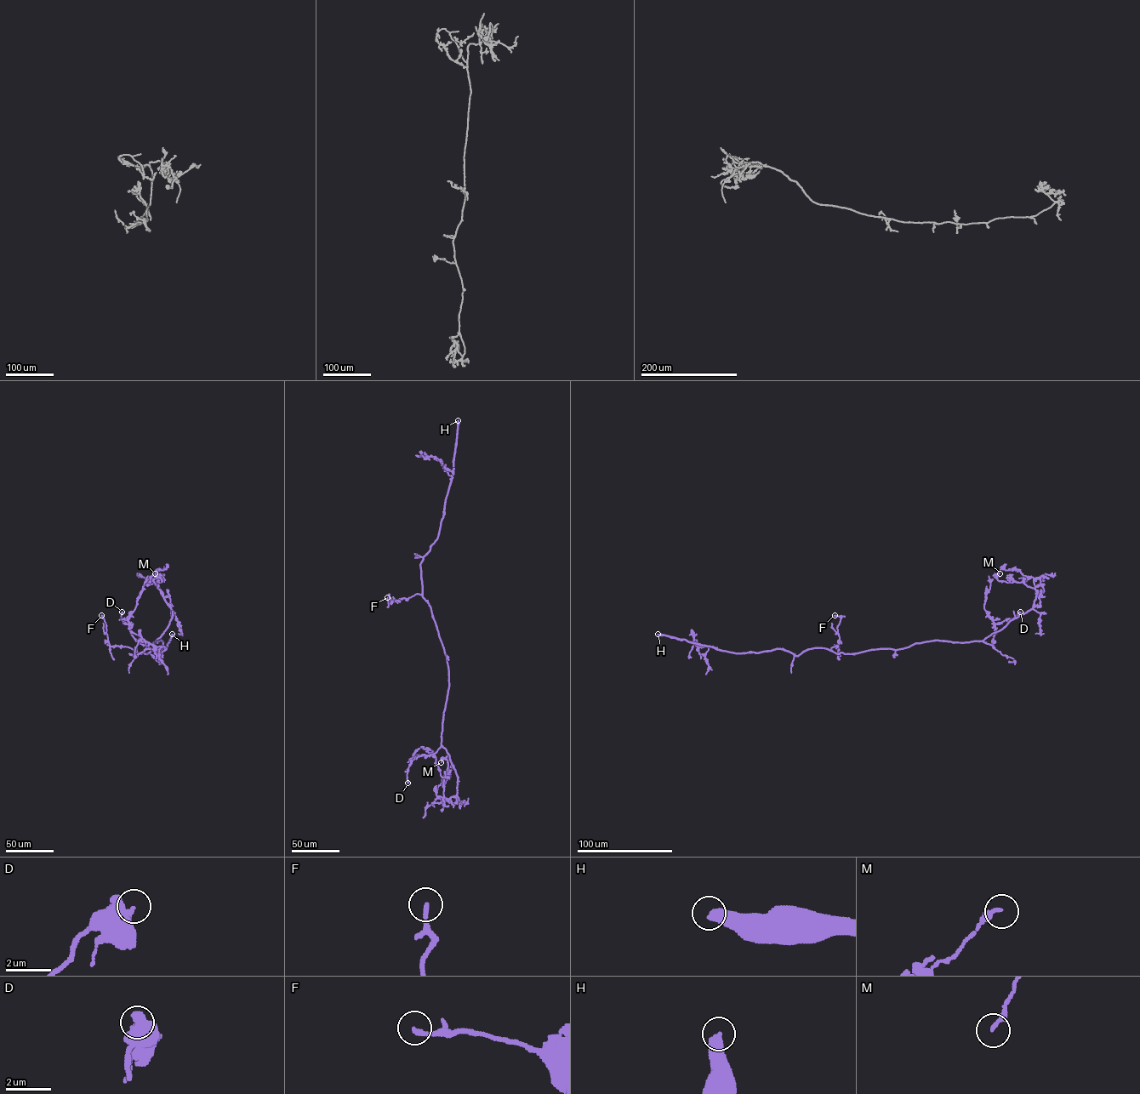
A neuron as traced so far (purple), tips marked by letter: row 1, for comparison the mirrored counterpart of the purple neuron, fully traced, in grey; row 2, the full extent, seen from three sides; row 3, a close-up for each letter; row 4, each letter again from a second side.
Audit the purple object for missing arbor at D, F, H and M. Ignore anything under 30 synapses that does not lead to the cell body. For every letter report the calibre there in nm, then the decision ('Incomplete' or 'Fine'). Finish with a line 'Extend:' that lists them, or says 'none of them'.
D: Thickness 600 nm. Fine
F: Thickness 200 nm. Fine
H: Thickness 440 nm. Incomplete
M: Thickness 190 nm. Fine
Extend: H

